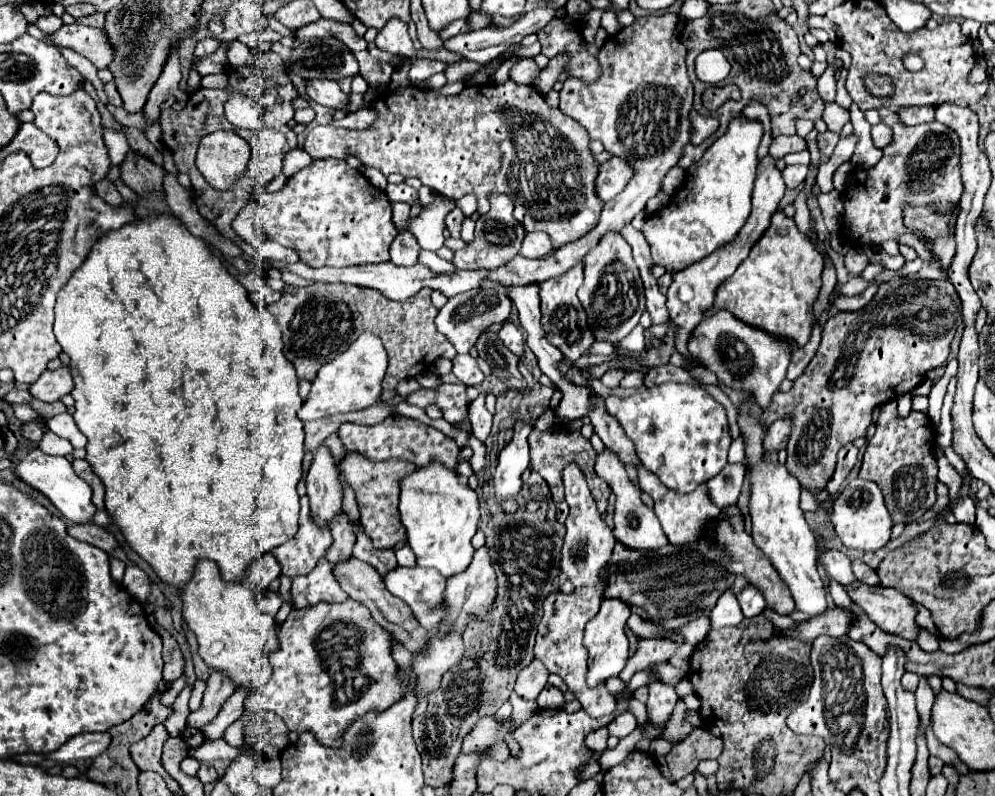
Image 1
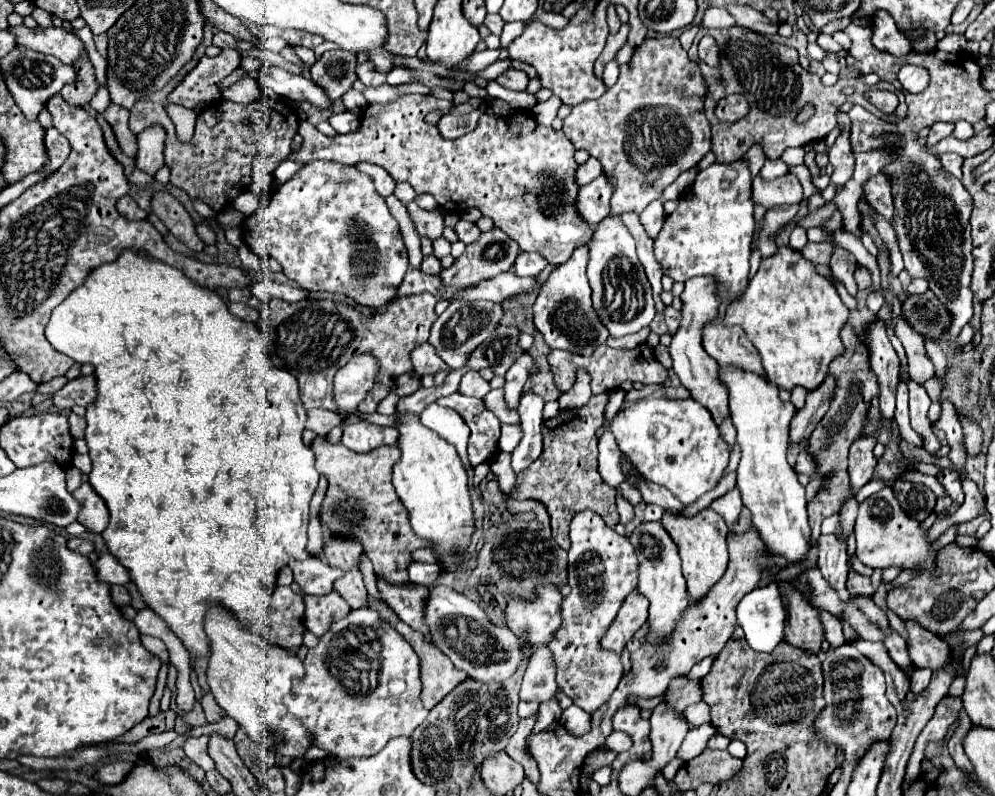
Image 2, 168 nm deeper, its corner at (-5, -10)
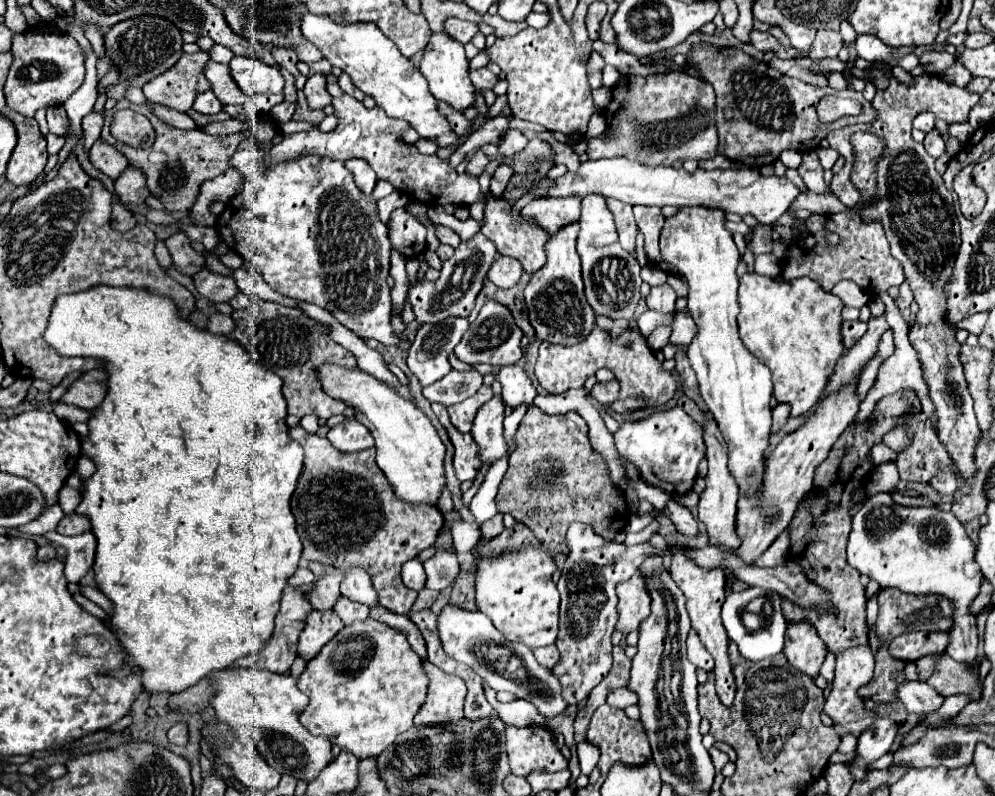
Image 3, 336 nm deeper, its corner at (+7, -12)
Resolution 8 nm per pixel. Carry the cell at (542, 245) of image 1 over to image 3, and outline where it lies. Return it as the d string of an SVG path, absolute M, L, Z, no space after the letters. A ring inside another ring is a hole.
M498 256L488 272L488 278L498 288L512 288L520 282L524 268L520 268L520 260L512 260L508 256Z

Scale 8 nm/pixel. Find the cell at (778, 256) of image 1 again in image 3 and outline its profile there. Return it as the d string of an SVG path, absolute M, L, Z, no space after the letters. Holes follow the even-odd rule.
M744 274L740 278L740 314L738 314L738 334L740 340L746 344L748 352L756 356L762 364L766 364L772 370L772 382L774 382L774 398L778 402L788 402L792 406L790 416L804 414L810 410L824 386L828 376L834 370L836 360L844 354L842 338L840 338L840 324L842 324L842 300L826 290L822 290L814 280L810 278L796 278L796 280L780 280L766 278L760 274Z

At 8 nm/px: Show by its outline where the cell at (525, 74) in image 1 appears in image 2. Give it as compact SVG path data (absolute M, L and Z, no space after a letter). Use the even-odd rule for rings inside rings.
M506 70L504 74L500 74L496 78L496 82L504 88L510 88L510 90L524 90L528 86L528 76L522 72L522 70Z

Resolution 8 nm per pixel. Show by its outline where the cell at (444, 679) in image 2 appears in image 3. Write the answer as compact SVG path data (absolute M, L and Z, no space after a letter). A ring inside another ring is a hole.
M424 660L422 668L428 676L428 696L414 716L414 724L436 724L436 722L458 722L464 718L464 696L466 684L458 676L440 672L432 662Z

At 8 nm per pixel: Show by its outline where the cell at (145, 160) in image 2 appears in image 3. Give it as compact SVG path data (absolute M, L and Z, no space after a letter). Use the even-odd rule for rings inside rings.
M128 166L116 180L116 192L122 202L142 204L150 194L146 180L144 180L144 172L140 172L140 168Z

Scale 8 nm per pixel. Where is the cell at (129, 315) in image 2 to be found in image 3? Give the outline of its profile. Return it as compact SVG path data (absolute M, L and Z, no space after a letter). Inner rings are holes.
M96 284L84 292L62 294L52 304L48 326L44 330L44 342L52 346L60 356L86 356L102 360L102 370L108 374L108 392L100 408L92 410L88 424L88 436L80 442L80 452L96 464L96 472L86 480L82 502L76 508L92 522L92 532L98 540L96 546L96 582L100 590L114 602L116 610L110 618L116 628L116 636L128 652L126 666L114 672L116 678L124 678L130 666L142 668L142 684L146 692L182 692L196 684L212 670L222 670L234 660L256 654L264 648L274 630L274 616L280 606L280 592L286 580L296 572L302 544L296 532L296 520L290 512L292 492L296 490L300 472L304 470L304 452L298 442L290 442L286 424L286 400L282 396L282 380L270 374L266 368L250 362L242 344L228 336L212 336L208 330L194 326L184 318L180 306L164 294L154 294L146 288L132 286L102 286Z

